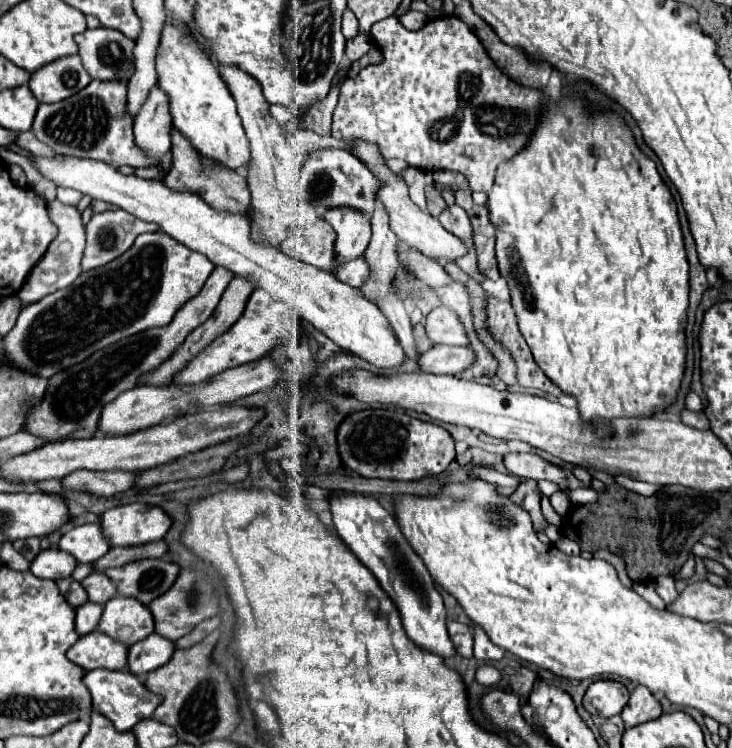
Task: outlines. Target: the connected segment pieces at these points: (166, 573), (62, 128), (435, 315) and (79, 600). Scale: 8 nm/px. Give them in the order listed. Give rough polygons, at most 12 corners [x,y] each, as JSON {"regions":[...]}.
{"regions":[[[164,558],[108,568],[120,596],[148,606],[174,584],[178,564]],[[92,80],[40,104],[56,154],[156,166],[134,144],[126,82]],[[437,307],[426,316],[426,336],[434,344],[466,346],[456,314]],[[72,578],[60,580],[58,588],[78,608],[88,600],[80,582]]]}

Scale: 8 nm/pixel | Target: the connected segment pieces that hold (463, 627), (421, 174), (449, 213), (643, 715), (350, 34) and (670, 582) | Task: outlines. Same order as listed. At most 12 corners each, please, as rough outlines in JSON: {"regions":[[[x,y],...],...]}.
{"regions":[[[448,622],[448,634],[456,652],[472,658],[472,628]],[[402,172],[410,200],[428,212],[424,188],[434,184],[432,172]],[[458,204],[448,206],[440,224],[460,240],[472,238],[468,214]],[[636,686],[622,710],[628,728],[662,716],[660,702]],[[350,8],[342,16],[342,34],[354,38],[358,34],[356,16]],[[658,576],[654,580],[656,592],[666,604],[678,596],[672,576]]]}

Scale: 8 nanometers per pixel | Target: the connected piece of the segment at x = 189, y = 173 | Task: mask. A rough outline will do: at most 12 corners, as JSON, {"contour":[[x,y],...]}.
{"contour":[[172,126],[172,190],[244,214],[246,178],[202,156]]}

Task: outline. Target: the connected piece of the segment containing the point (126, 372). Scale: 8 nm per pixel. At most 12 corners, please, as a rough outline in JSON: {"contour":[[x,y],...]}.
{"contour":[[220,266],[168,326],[94,352],[48,380],[22,430],[92,438],[102,406],[134,388],[214,312]]}

